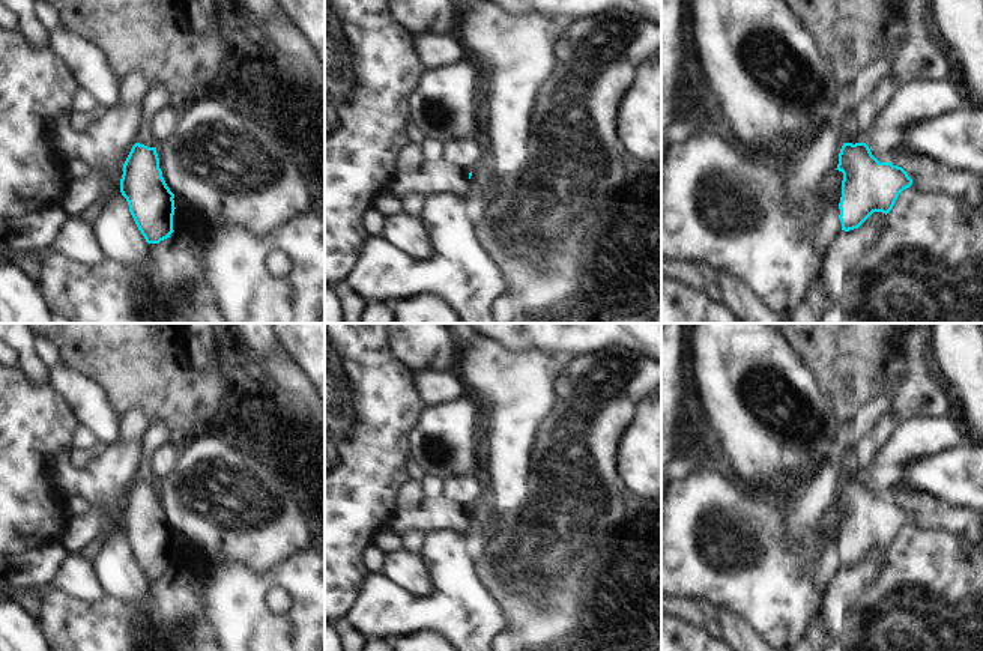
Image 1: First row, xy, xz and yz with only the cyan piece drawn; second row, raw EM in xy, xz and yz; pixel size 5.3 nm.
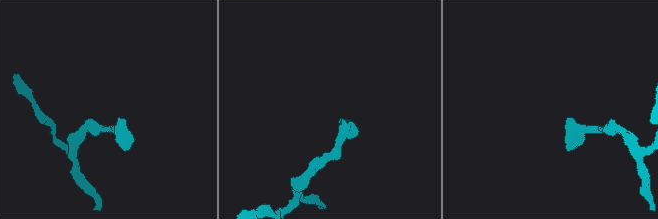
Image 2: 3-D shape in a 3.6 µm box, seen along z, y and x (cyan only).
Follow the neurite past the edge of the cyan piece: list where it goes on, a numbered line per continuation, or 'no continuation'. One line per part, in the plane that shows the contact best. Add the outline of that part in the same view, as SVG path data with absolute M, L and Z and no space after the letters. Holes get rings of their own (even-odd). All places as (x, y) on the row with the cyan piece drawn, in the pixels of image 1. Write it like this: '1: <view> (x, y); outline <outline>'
no continuation

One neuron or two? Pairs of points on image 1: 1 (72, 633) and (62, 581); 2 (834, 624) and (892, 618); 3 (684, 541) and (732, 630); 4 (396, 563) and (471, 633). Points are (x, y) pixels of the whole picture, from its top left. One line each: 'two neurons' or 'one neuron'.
1: two neurons
2: two neurons
3: two neurons
4: two neurons

